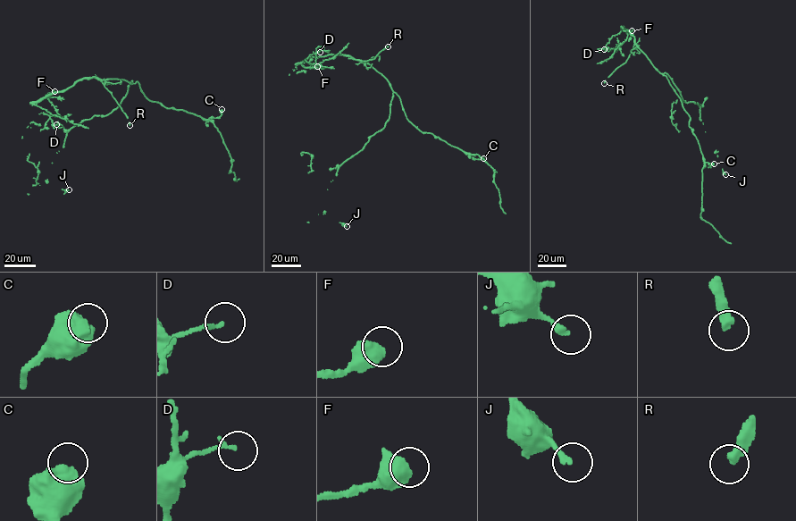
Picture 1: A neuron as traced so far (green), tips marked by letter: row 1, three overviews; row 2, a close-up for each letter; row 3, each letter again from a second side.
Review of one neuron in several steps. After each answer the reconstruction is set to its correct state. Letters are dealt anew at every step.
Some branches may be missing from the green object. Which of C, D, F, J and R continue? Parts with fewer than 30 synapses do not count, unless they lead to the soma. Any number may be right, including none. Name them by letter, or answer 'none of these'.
R

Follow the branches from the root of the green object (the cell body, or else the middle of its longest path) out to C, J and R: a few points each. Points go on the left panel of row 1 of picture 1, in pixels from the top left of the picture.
C: (132, 82), (138, 82), (148, 100), (205, 120), (219, 117), (222, 109)
J: (132, 82), (120, 105), (111, 112), (84, 120), (67, 132), (47, 181), (69, 189)
R: (132, 82), (117, 79), (102, 80), (129, 125)

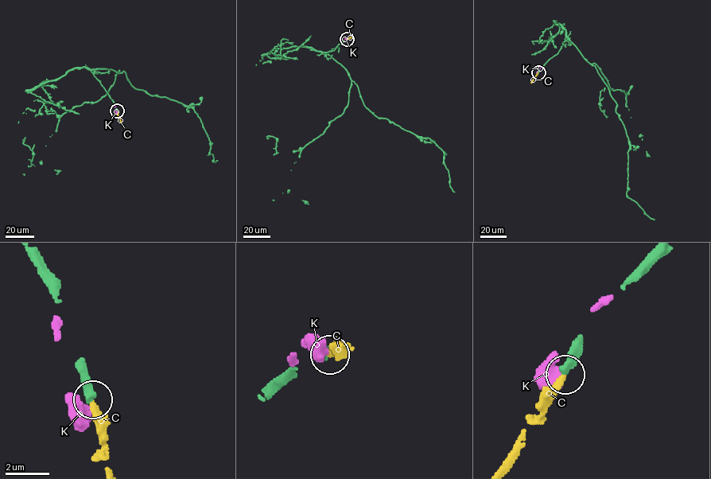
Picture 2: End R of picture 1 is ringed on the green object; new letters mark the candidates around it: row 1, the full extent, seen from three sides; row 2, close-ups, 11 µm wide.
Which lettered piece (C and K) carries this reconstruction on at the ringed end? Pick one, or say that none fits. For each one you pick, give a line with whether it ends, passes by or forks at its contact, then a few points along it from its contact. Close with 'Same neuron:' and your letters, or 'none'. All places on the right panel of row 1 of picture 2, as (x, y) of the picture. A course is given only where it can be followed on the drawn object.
C: it ends; course (538, 72), (531, 83)
Same neuron: C

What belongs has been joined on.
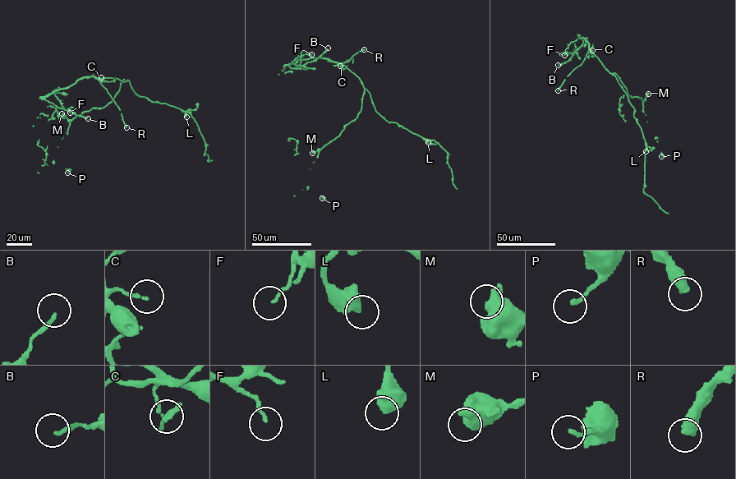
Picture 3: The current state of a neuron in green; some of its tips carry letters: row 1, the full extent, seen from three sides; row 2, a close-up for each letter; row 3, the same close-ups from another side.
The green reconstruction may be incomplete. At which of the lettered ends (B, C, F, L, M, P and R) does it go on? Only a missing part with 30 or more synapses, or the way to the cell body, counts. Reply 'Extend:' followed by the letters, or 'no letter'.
Extend: R

